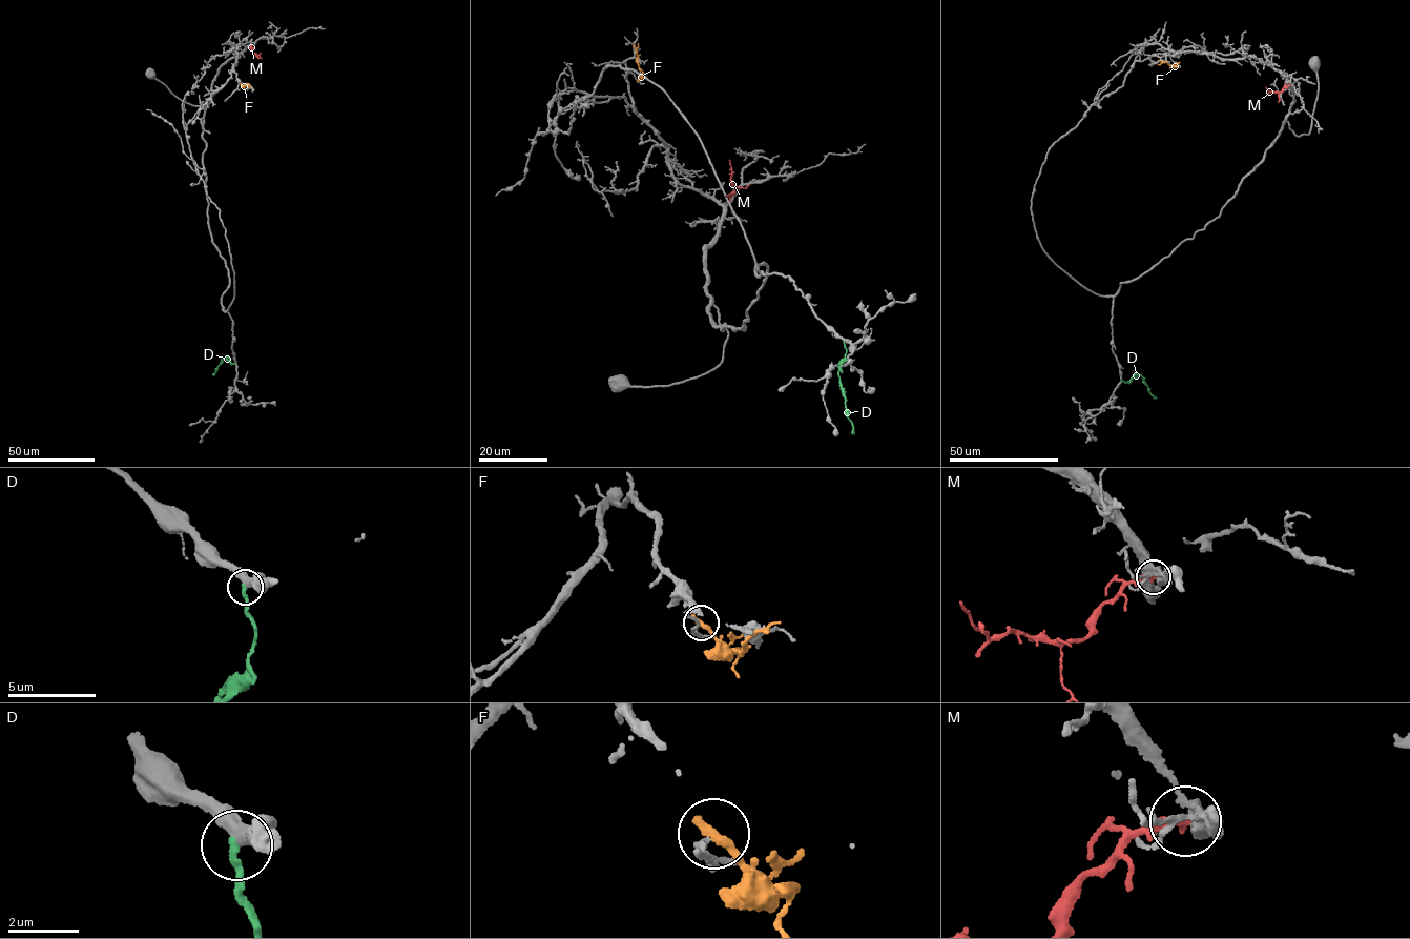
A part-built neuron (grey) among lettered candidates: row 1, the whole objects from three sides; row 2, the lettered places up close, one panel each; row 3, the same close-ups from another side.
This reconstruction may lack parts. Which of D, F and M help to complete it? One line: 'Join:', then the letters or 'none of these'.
Join: M

